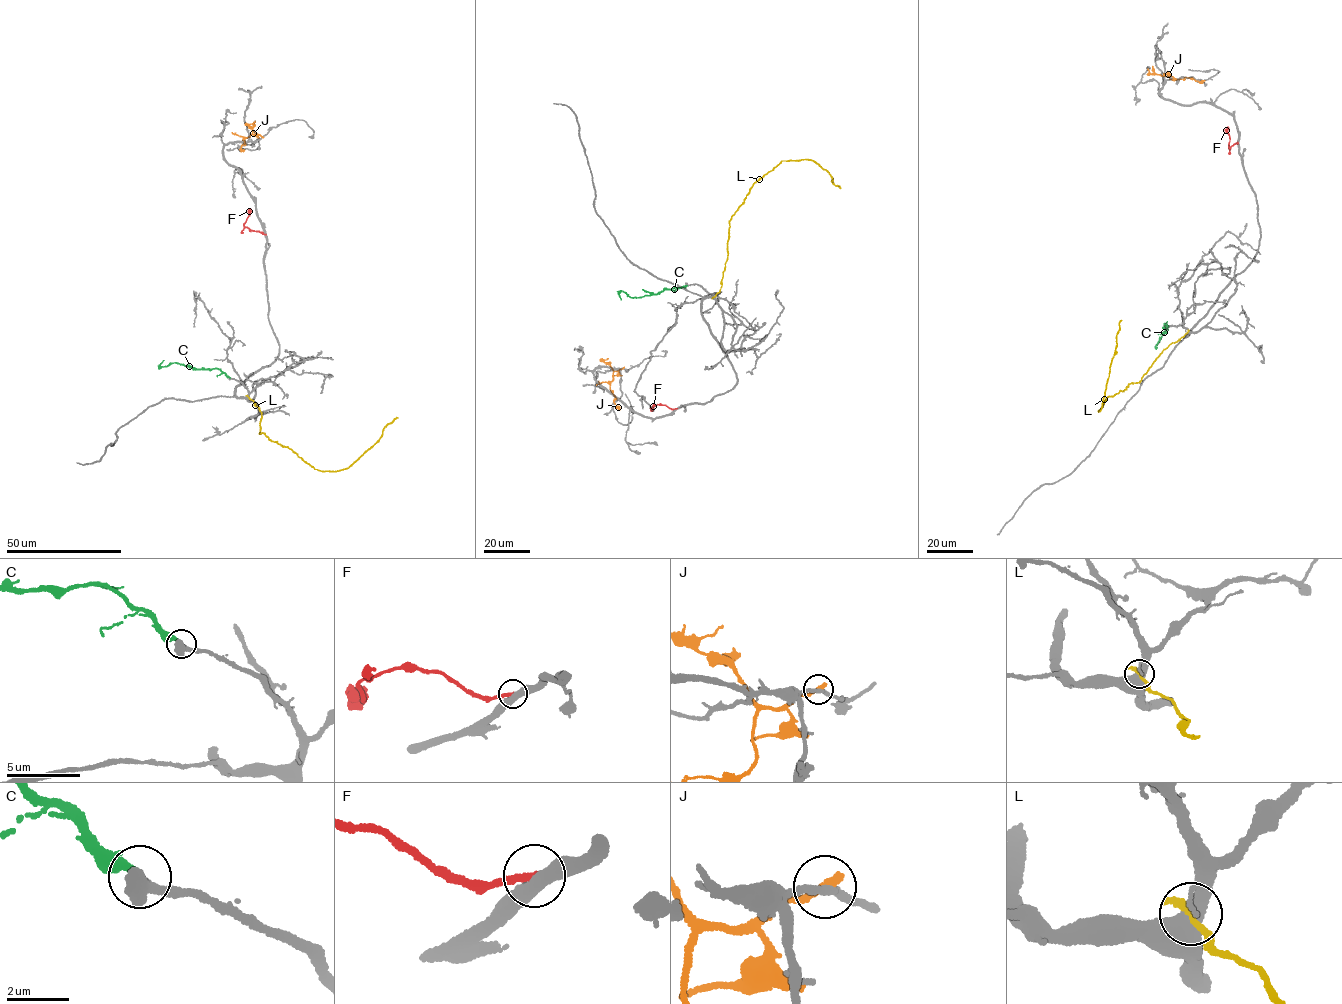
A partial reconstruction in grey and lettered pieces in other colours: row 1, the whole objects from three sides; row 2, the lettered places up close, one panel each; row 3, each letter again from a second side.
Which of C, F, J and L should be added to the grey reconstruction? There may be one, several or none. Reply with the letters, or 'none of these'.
C

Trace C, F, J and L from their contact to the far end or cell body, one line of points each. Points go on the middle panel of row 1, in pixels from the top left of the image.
C: (686, 285), (633, 298), (619, 291), (621, 299)
F: (676, 408), (659, 404), (653, 406), (651, 411)
J: (623, 368), (614, 371), (610, 385), (614, 405), (619, 410)
L: (714, 297), (727, 258), (729, 221), (753, 184), (782, 161), (804, 159), (828, 172), (840, 188)

